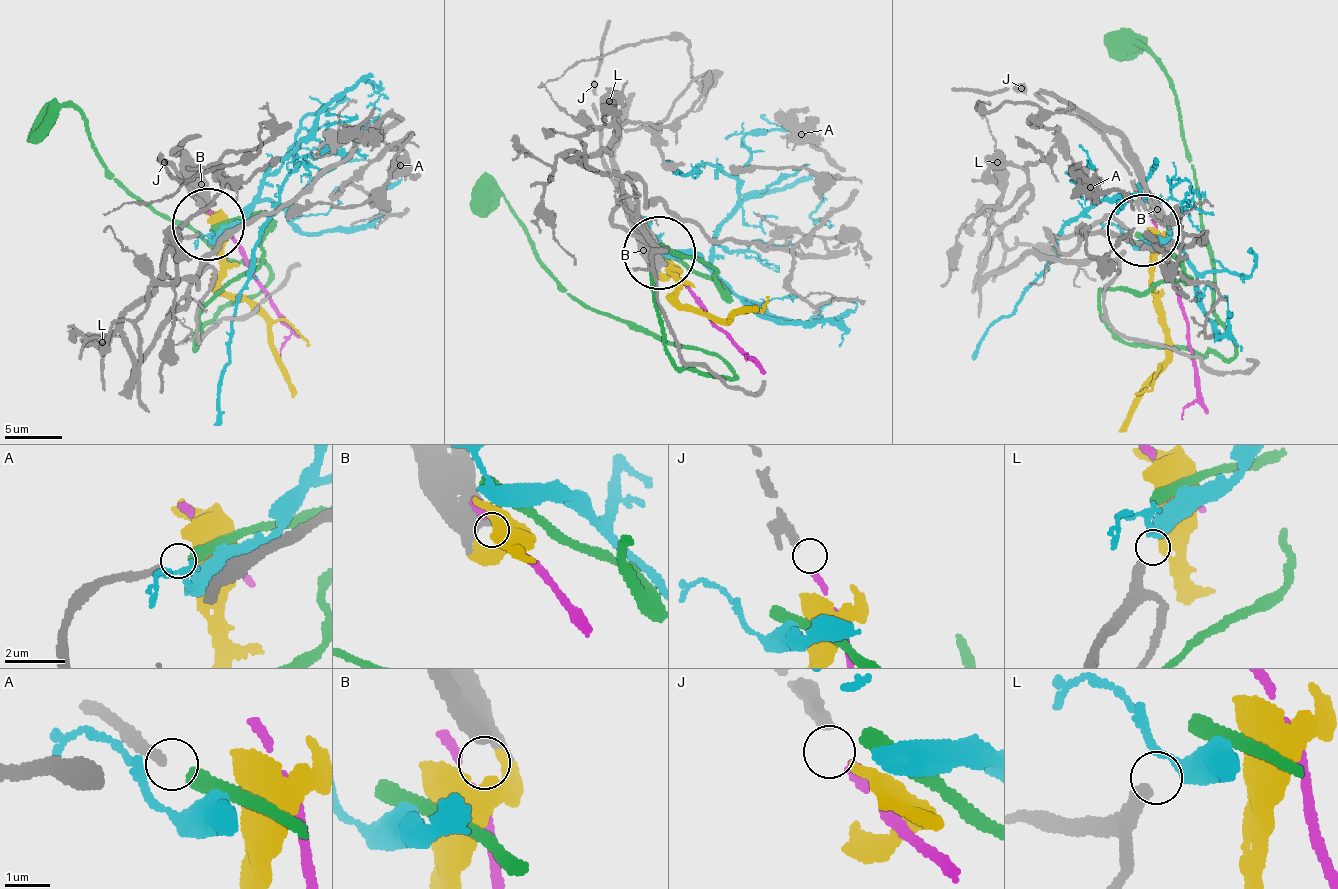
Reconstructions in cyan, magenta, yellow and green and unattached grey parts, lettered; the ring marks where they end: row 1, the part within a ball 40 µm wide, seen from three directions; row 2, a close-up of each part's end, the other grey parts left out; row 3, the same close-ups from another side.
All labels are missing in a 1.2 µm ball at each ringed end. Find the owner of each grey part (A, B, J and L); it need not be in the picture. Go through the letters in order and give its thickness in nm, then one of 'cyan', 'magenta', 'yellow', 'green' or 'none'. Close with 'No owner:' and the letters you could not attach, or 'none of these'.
A: calibre 260 nm; green
B: calibre 650 nm; yellow
J: calibre 240 nm; magenta
L: calibre 280 nm; cyan
No owner: none of these

